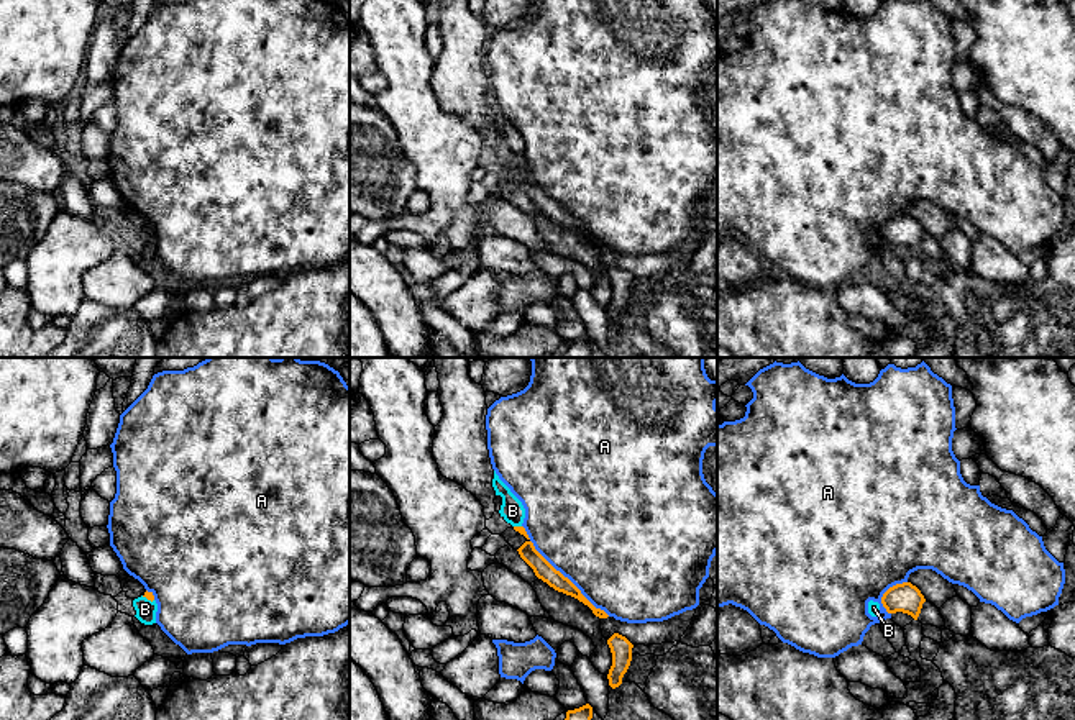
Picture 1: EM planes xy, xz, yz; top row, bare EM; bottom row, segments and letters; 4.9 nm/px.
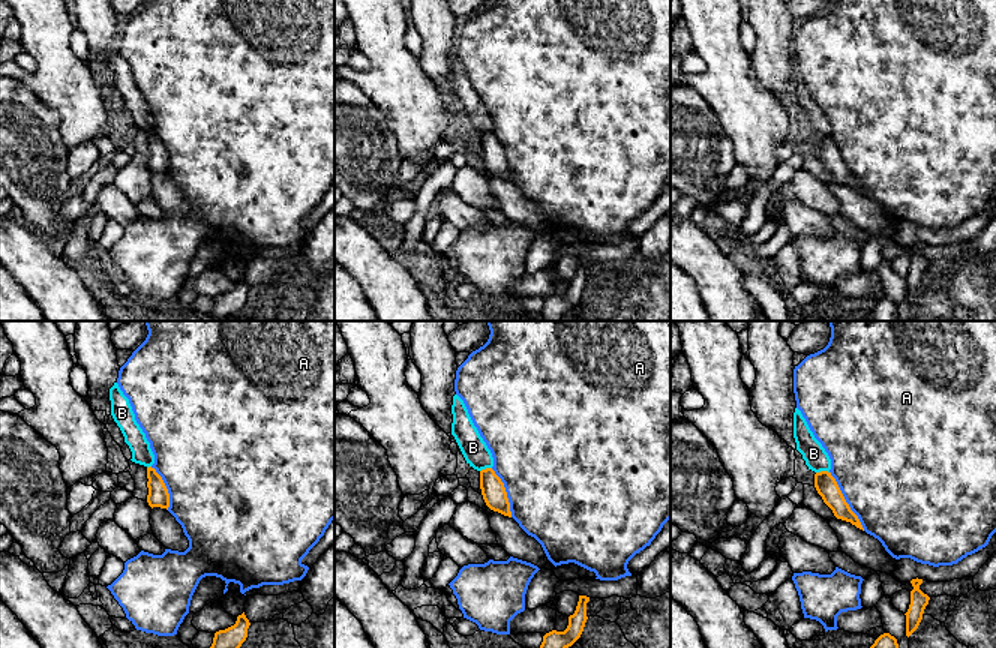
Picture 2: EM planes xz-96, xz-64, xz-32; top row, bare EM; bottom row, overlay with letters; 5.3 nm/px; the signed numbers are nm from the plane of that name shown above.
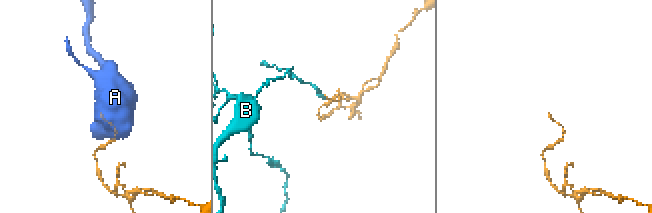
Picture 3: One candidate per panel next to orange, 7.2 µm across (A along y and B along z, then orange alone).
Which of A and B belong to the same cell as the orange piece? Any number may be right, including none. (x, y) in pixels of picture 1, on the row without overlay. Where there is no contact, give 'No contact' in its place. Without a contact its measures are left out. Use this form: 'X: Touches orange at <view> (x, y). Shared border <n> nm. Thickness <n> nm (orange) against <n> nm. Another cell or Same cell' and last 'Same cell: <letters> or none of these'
A: Touches orange at xz (560, 205). Shared border 600 nm. Thickness 90 nm (orange) against 500 nm. Another cell
B: Touches orange at xy (148, 232). Shared border 70 nm. Thickness 40 nm (orange) against 100 nm. Another cell
Same cell: none of these

